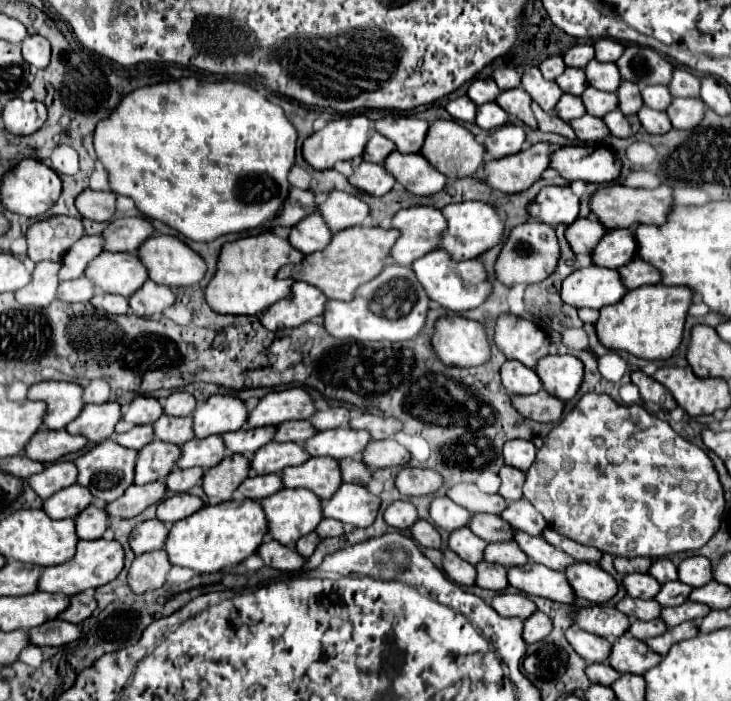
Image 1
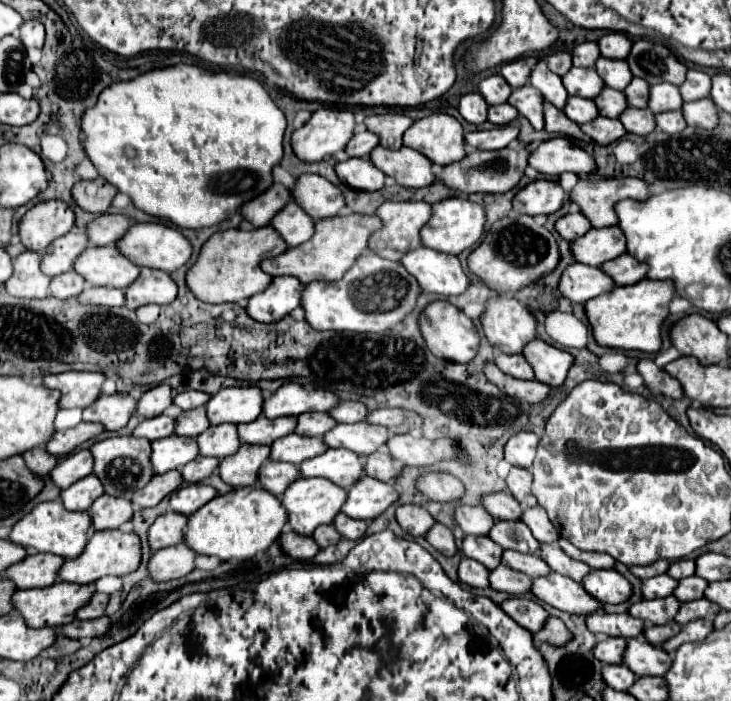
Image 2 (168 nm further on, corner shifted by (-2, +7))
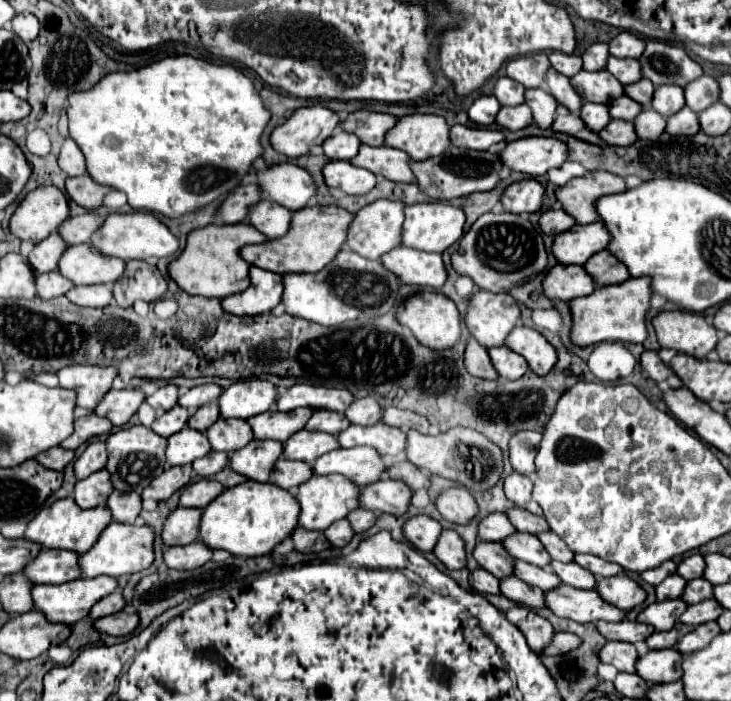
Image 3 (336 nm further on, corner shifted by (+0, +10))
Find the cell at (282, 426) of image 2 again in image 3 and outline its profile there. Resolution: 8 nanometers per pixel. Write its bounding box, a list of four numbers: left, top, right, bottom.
[248,408,312,442]

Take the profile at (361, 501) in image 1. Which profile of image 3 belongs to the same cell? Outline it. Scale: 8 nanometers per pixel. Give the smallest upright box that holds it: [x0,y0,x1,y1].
[360,478,412,516]

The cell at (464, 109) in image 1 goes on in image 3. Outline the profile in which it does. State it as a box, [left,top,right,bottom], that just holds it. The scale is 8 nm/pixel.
[468,96,500,126]

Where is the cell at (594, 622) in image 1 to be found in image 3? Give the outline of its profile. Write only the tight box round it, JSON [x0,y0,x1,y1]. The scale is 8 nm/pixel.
[596,620,654,644]

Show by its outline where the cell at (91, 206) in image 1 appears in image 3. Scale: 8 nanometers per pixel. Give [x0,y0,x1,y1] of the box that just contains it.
[66,174,110,210]

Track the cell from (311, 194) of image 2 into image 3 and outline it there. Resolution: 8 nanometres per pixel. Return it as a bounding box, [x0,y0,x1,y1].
[256,164,316,212]

